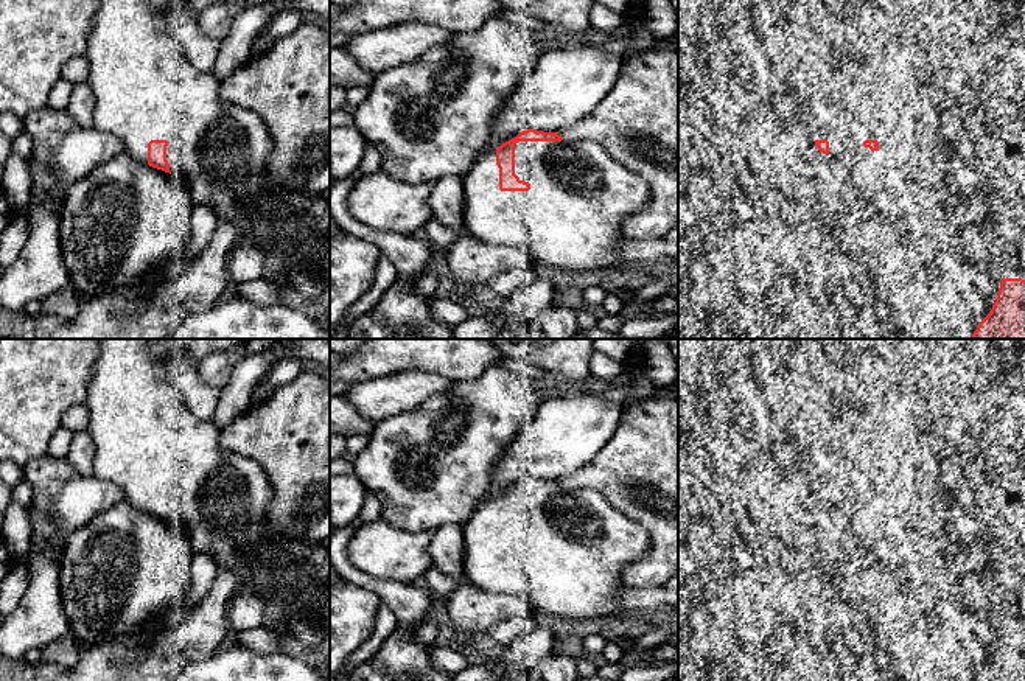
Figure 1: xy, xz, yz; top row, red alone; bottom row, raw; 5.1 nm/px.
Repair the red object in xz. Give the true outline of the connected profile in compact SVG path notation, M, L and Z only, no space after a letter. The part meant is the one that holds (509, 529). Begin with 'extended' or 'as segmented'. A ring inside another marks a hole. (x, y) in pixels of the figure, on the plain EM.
extended; M527 477L515 487L502 491L498 496L481 498L471 516L462 526L464 530L464 571L471 585L488 594L512 594L521 595L529 603L529 613L551 623L563 625L574 619L608 619L631 614L617 605L617 597L627 586L621 580L621 572L625 566L641 560L650 550L650 536L647 530L635 521L630 521L621 512L613 508L610 502L594 490L571 490L563 488L558 480L543 480Z

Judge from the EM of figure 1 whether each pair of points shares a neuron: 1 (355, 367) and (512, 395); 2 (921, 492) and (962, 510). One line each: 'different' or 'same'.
1: different
2: different

